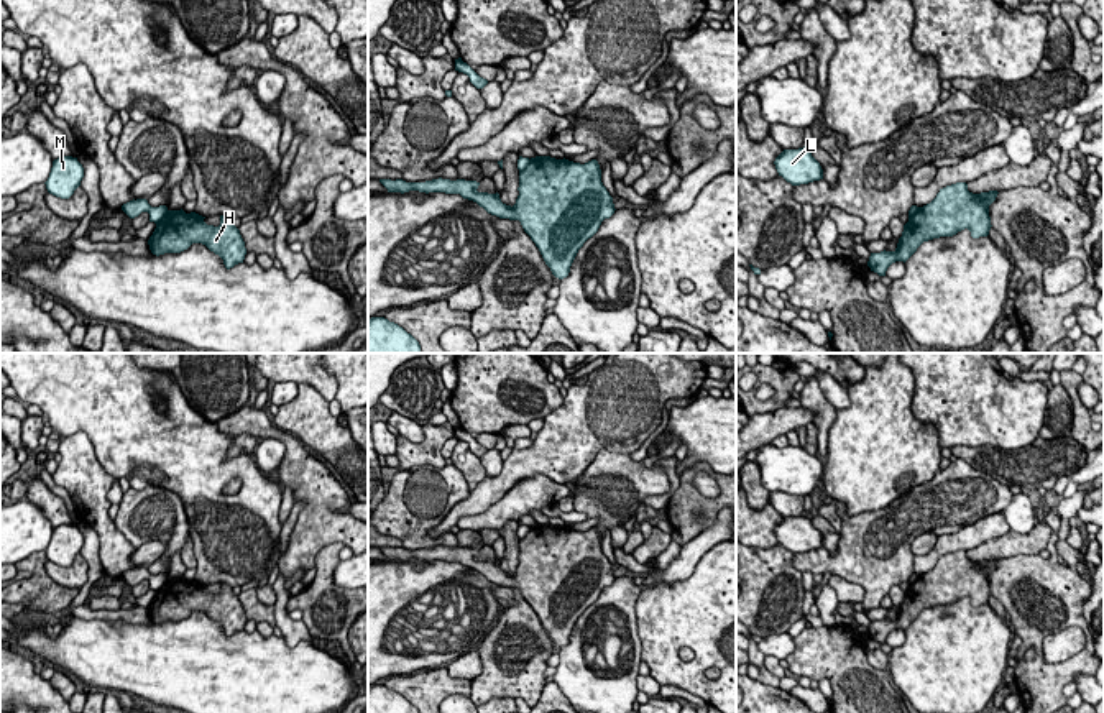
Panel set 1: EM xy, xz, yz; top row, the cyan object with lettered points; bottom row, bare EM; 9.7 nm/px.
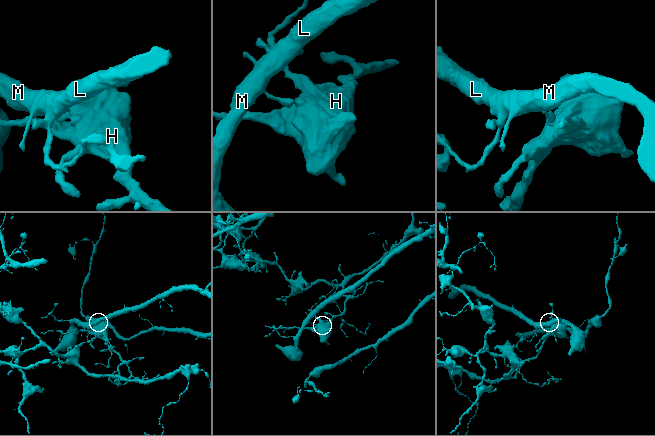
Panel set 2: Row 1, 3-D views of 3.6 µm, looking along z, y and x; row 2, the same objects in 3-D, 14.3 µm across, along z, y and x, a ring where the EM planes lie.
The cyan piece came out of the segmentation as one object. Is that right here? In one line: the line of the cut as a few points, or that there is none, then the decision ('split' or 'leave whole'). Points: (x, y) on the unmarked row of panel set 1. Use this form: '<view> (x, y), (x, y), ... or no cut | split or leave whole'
xy (168, 579), (156, 592) | split

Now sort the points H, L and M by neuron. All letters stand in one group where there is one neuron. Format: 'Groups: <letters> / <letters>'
Groups: H / L M

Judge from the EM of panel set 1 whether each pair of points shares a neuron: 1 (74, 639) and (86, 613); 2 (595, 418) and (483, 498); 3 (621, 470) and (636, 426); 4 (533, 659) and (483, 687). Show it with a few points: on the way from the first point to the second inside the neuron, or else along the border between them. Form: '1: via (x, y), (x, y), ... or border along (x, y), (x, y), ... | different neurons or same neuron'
1: border along (71, 613), (84, 620), (120, 621) | different neurons
2: via (567, 442), (556, 454), (521, 464), (511, 473) | same neuron
3: border along (630, 452), (602, 449), (590, 462) | different neurons
4: via (521, 664), (516, 664), (495, 682) | same neuron

